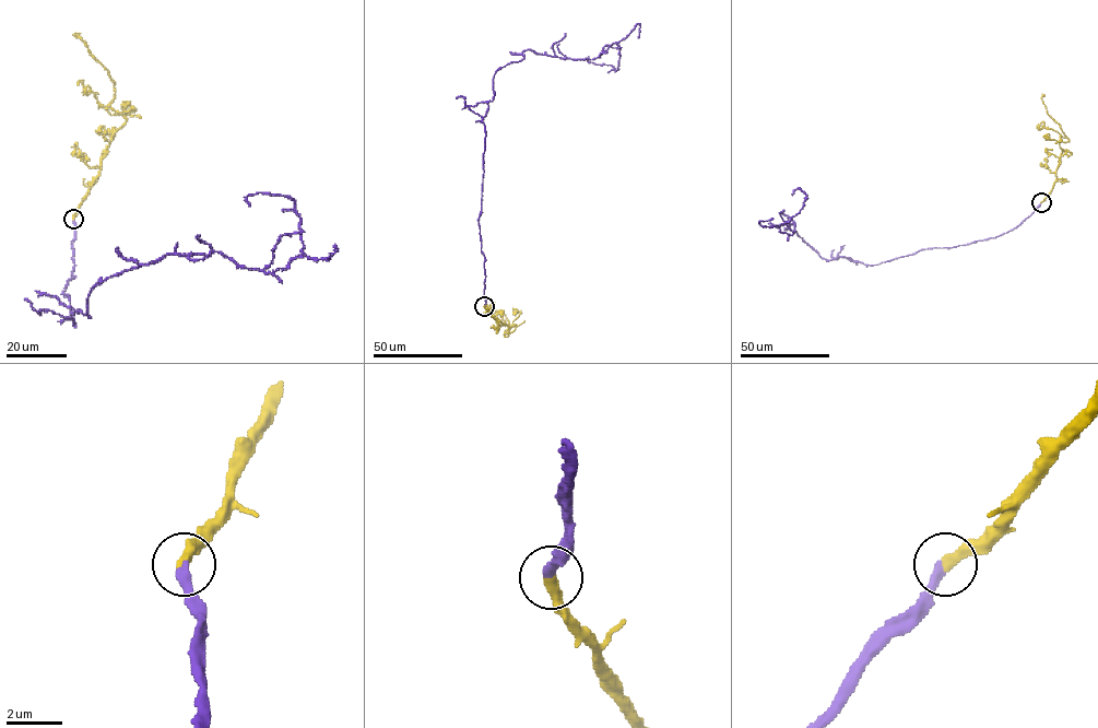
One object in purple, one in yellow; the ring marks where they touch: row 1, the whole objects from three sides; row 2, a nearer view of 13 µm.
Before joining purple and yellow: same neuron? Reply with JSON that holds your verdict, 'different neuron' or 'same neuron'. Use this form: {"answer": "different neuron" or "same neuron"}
{"answer": "same neuron"}

